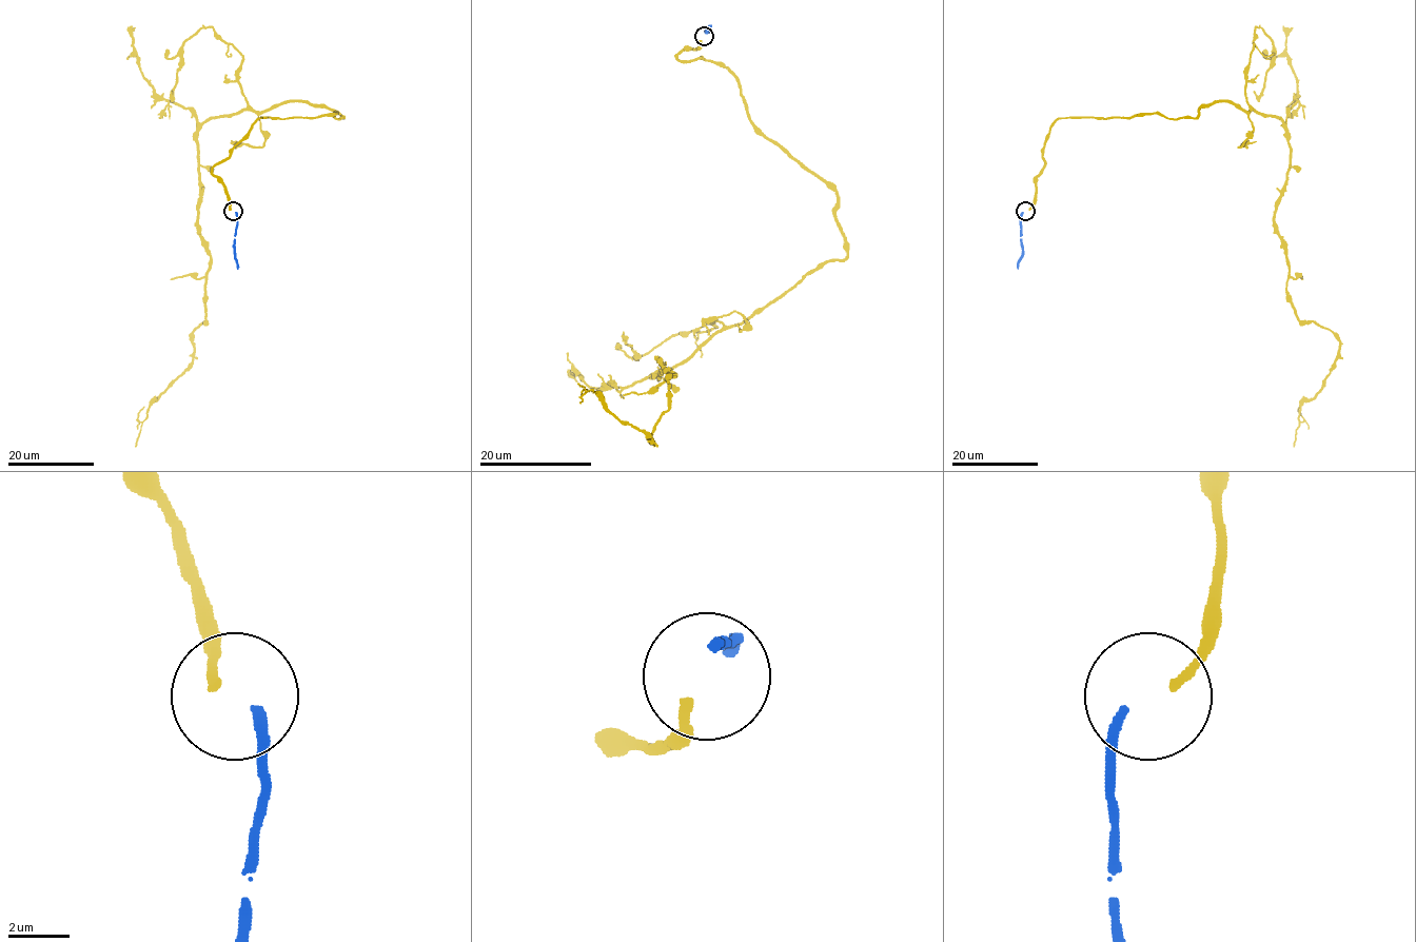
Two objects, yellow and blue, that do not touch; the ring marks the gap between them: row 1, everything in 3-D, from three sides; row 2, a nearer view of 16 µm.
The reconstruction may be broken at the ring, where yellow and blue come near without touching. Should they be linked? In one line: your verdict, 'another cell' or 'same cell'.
same cell

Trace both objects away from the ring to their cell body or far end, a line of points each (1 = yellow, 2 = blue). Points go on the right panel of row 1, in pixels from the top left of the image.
1: (1028, 210), (1058, 119), (1196, 118), (1221, 100), (1277, 117), (1286, 298), (1339, 341), (1294, 447)
2: (1022, 212), (1022, 257), (1018, 269)

